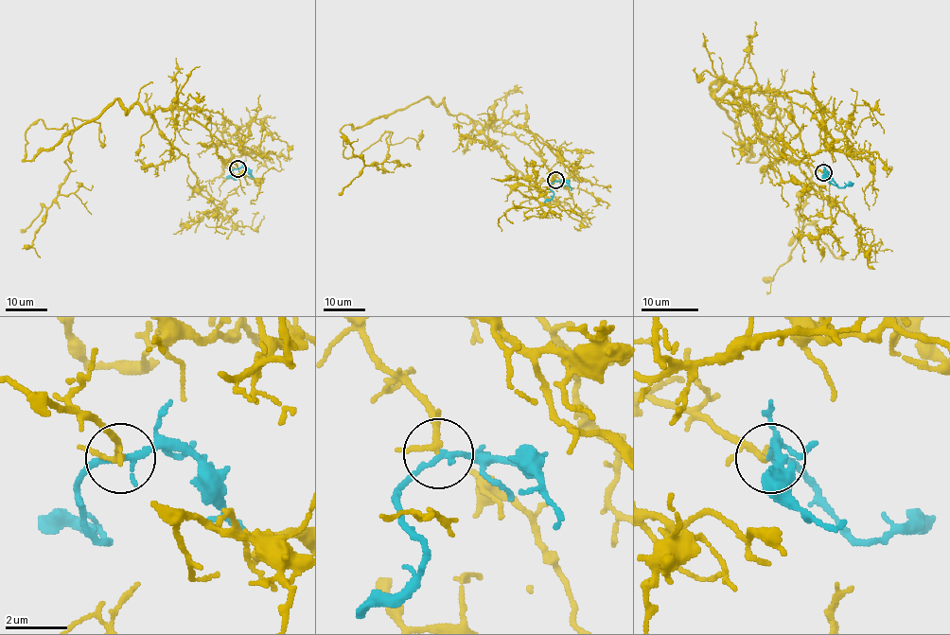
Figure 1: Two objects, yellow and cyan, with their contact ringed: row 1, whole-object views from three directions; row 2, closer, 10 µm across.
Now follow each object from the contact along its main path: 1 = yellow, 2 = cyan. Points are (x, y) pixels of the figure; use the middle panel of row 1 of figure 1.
1: (554, 181), (530, 132), (443, 100), (345, 124), (345, 158), (389, 133), (387, 172), (353, 153), (358, 139)
2: (554, 181), (550, 185), (553, 196), (544, 202)

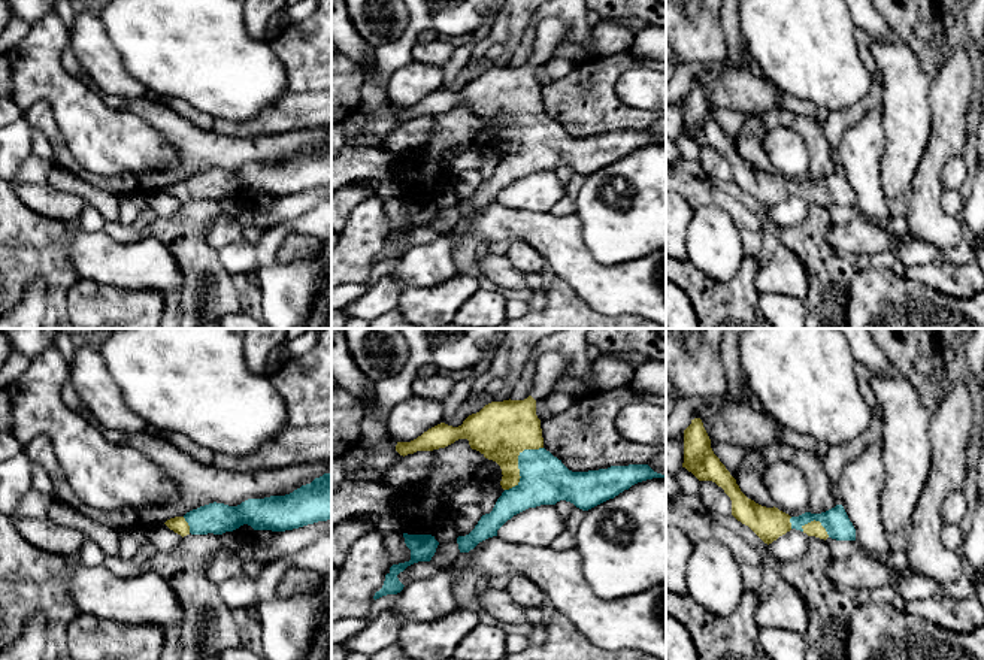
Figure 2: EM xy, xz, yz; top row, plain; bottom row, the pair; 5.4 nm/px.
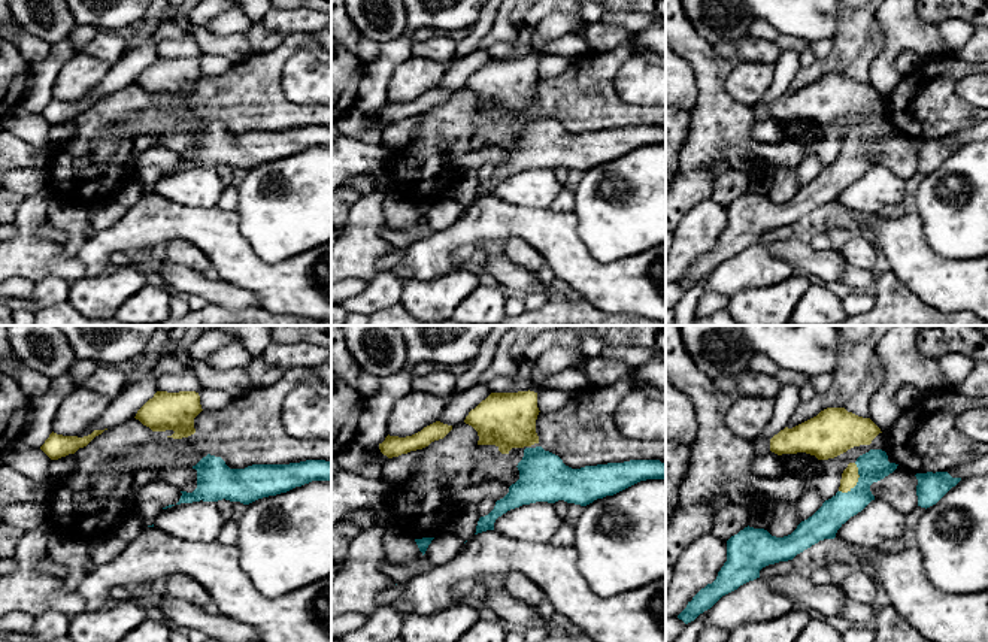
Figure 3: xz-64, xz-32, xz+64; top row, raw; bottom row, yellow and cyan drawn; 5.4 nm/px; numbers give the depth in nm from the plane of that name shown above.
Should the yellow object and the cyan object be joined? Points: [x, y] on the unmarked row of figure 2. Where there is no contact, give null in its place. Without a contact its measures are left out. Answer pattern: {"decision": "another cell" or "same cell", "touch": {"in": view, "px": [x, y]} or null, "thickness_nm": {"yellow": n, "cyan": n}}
{"decision": "same cell", "touch": {"in": "xz", "px": [517, 129]}, "thickness_nm": {"yellow": 320, "cyan": 260}}

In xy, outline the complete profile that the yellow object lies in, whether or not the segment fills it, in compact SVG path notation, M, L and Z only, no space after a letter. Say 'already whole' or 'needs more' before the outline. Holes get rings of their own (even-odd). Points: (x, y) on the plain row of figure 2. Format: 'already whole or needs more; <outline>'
needs more; M331 139L285 161L248 164L237 172L209 169L164 190L181 200L222 200L243 190L254 196L285 197L331 185Z

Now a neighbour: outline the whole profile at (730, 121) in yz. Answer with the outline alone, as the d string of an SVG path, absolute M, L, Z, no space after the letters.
M718 106L714 108L712 116L720 124L720 127L726 131L730 140L736 145L738 134L747 116L741 112L726 108L718 108Z

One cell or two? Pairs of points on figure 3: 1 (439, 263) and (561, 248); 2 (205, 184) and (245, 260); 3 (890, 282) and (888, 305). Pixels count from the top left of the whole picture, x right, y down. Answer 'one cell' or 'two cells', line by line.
1: one cell
2: two cells
3: one cell

